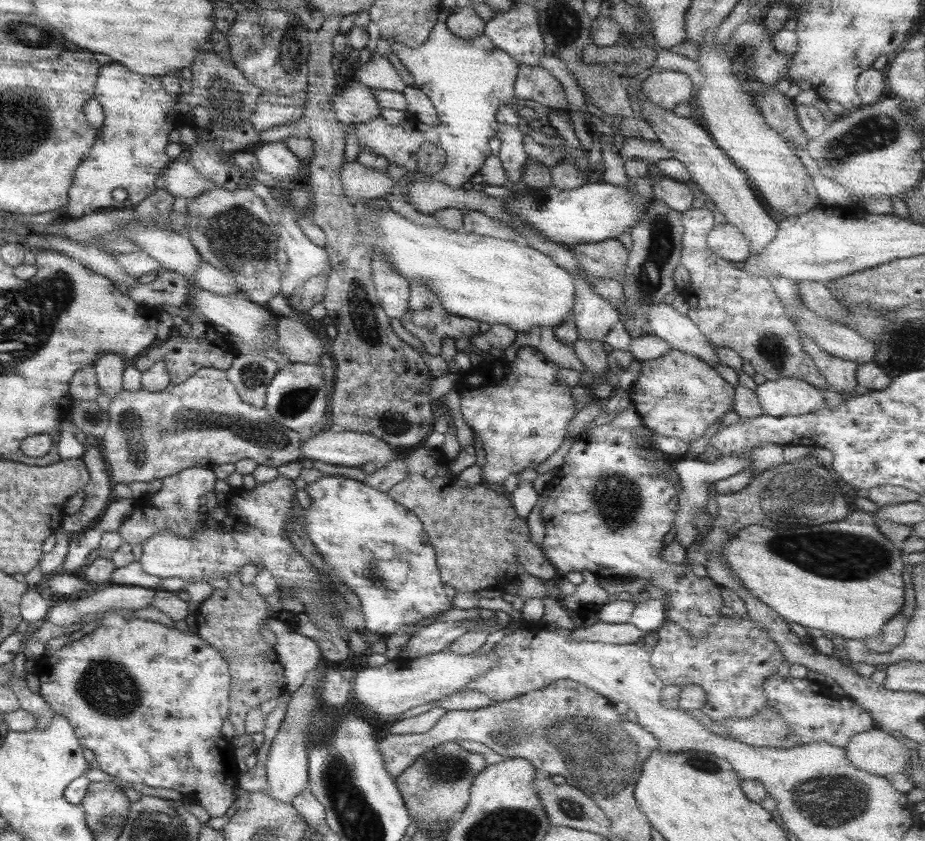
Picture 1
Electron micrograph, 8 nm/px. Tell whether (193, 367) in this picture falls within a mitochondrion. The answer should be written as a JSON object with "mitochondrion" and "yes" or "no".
{"mitochondrion":"no"}

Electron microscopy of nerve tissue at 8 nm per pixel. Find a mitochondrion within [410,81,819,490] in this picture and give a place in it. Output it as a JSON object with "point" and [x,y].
{"point":[661,247]}

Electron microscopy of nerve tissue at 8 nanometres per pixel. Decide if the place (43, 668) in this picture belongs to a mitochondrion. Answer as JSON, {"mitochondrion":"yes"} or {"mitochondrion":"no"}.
{"mitochondrion":"no"}

